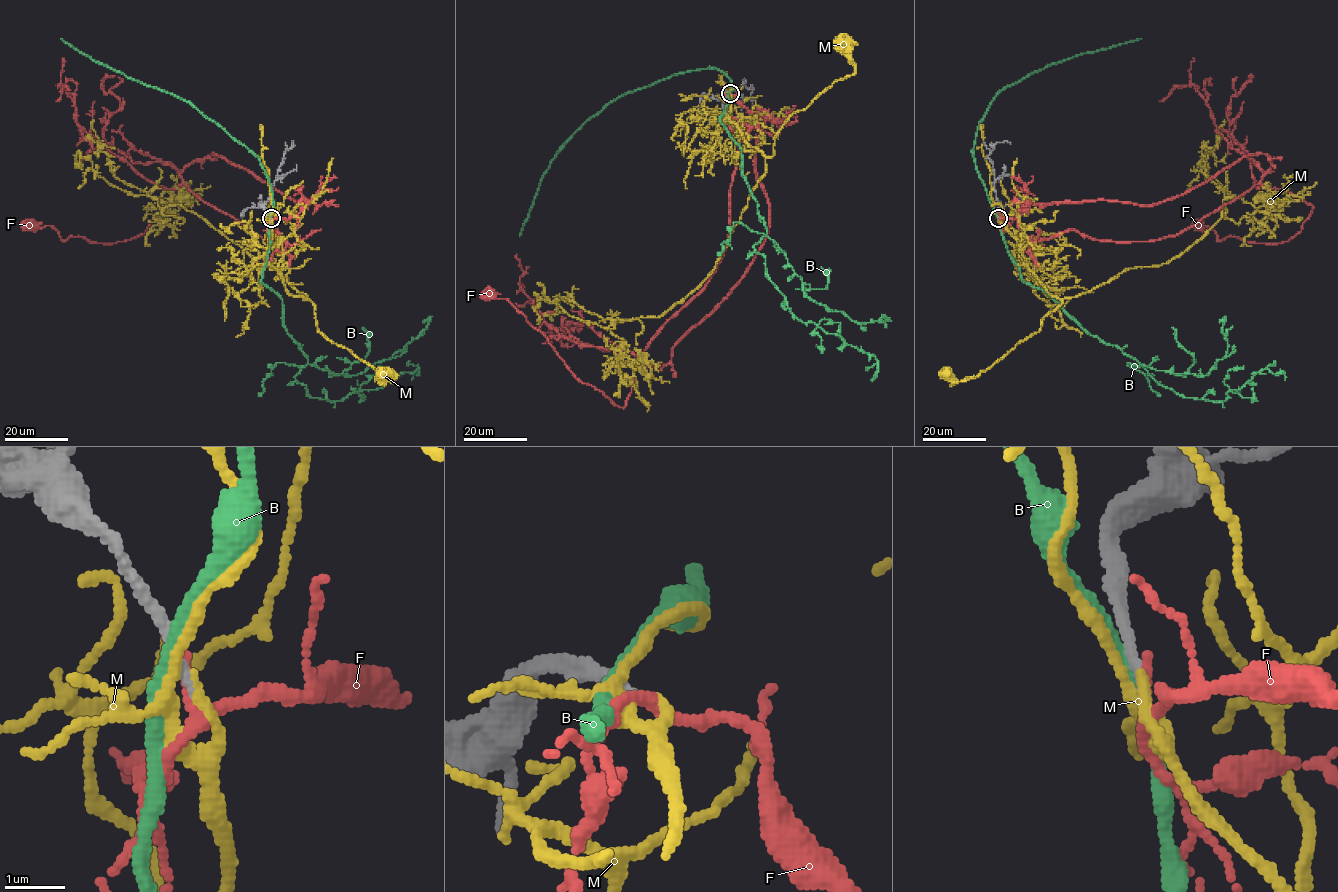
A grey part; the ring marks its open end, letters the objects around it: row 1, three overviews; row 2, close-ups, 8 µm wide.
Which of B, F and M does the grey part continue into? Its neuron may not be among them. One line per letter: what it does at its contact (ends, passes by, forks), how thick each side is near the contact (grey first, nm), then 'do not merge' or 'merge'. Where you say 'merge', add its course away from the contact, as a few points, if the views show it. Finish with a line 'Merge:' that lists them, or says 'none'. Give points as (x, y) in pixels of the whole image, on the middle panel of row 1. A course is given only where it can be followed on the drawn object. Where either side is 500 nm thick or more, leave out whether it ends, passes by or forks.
B: it passes by; 240 nm thick on the grey side, 240 nm on the other; do not merge
F: it passes by; 170 nm thick on the grey side, 110 nm on the other; do not merge
M: it ends there; 170 nm thick on the grey side, 160 nm on the other; merge; it runs (729, 93), (726, 118), (750, 146), (771, 157), (774, 138), (787, 119), (855, 72), (843, 41)
Merge: M

